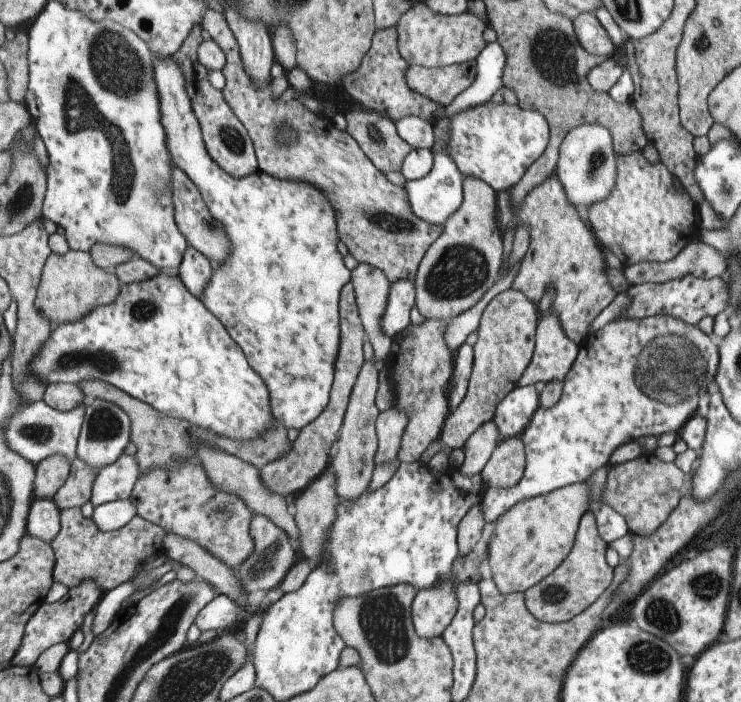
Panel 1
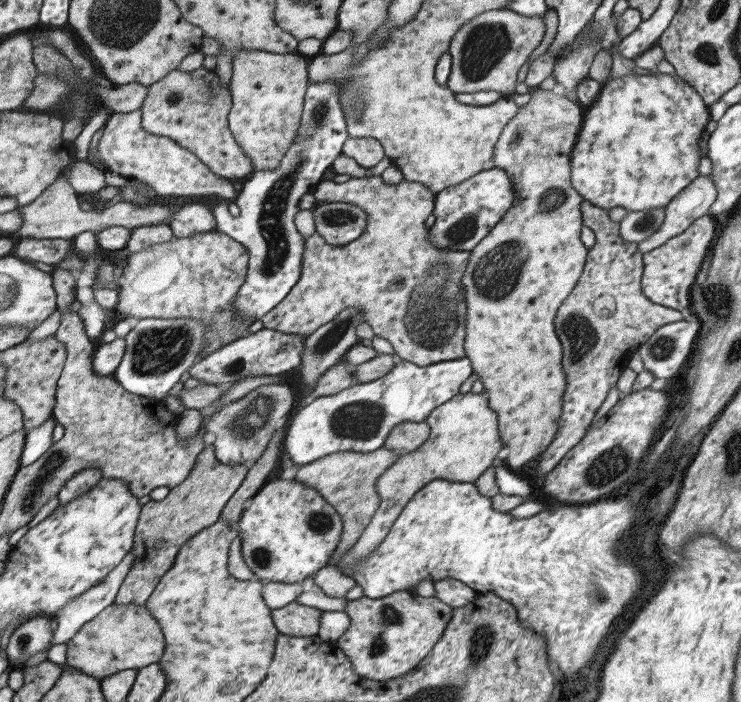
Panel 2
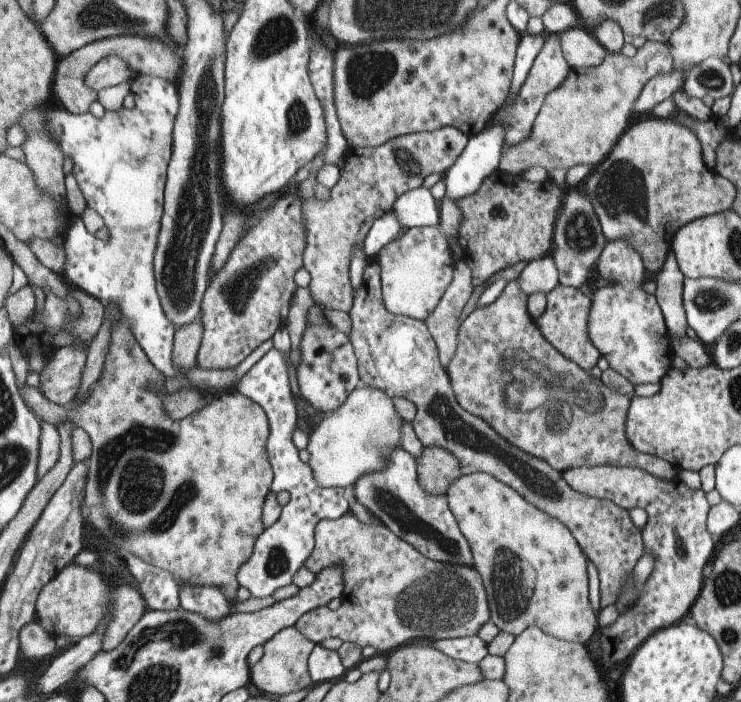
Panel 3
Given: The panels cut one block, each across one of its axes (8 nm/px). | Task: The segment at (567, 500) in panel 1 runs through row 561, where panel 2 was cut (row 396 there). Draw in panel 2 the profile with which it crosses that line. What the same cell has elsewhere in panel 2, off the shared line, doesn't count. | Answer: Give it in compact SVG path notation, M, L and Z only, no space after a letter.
M531 88L529 102L519 106L511 122L505 124L499 140L493 146L491 168L499 168L509 178L513 204L487 236L469 252L467 268L461 276L465 302L465 358L473 374L483 384L489 398L489 408L497 412L501 442L511 450L505 464L521 468L527 462L539 460L555 442L563 414L563 394L567 374L563 372L563 348L555 336L553 318L559 304L569 296L585 268L587 250L579 242L581 204L583 198L571 186L569 158L581 128L581 108L561 90Z

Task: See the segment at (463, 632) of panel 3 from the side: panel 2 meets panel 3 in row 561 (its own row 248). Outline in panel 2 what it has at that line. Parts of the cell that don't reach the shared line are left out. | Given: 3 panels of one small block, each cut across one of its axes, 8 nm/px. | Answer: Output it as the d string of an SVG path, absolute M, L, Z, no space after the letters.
M325 170L321 182L313 190L315 200L325 204L333 202L359 204L369 214L367 228L363 230L363 236L341 246L325 244L325 240L317 232L313 232L305 242L303 270L295 288L291 288L291 292L275 308L271 308L271 312L267 312L261 318L263 330L269 328L285 334L311 334L319 326L335 320L339 312L353 306L363 310L365 324L373 328L375 336L385 338L391 344L399 360L425 368L429 364L465 358L463 342L465 342L467 306L463 302L463 286L459 280L467 268L469 252L437 252L427 244L429 228L425 228L423 222L427 220L429 214L433 214L437 194L419 182L401 180L399 184L387 184L383 182L381 176L371 176L371 178L353 178L343 184L337 184L331 180L333 176L335 176L333 170Z

